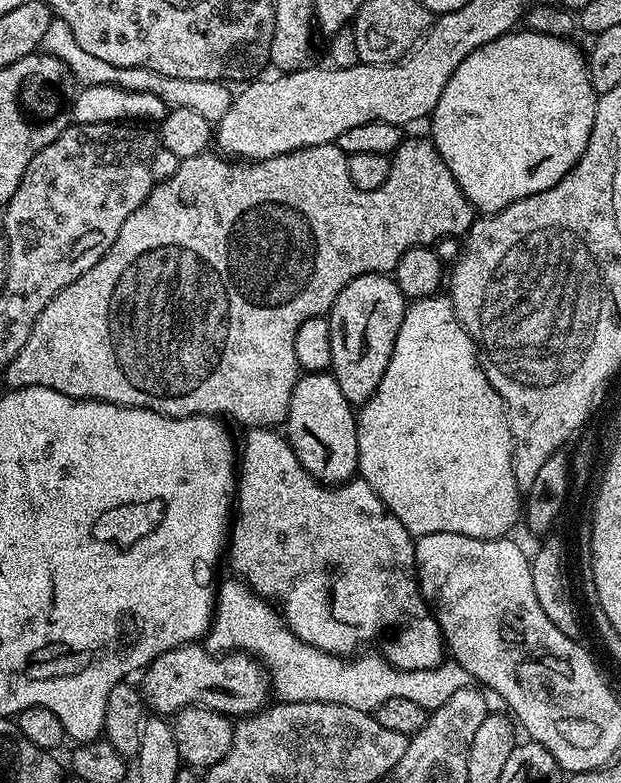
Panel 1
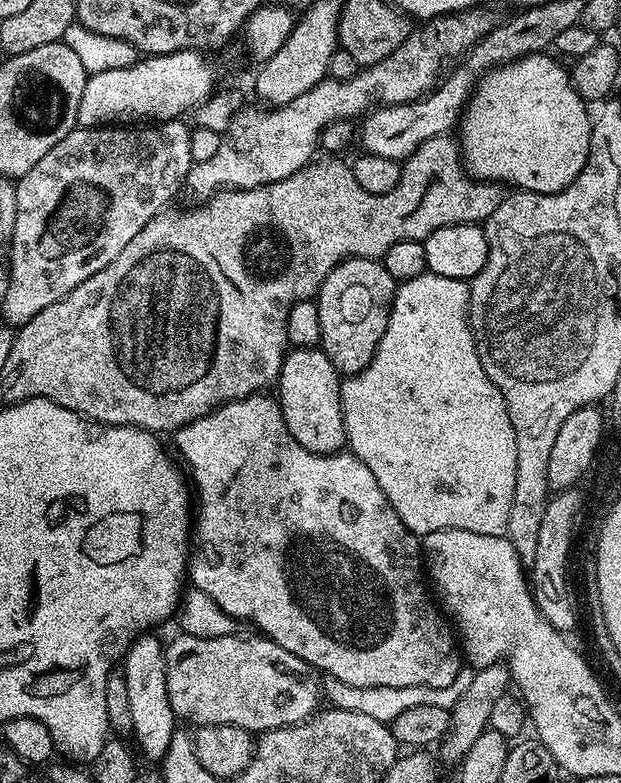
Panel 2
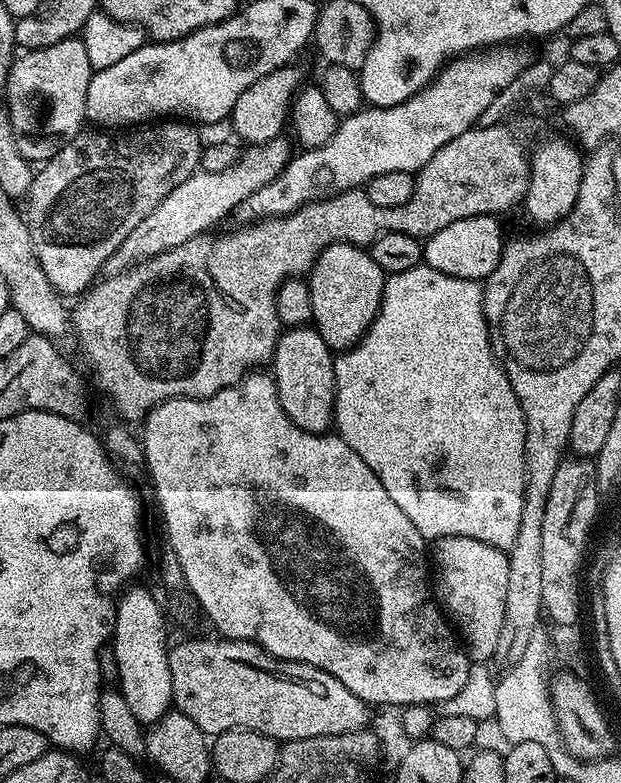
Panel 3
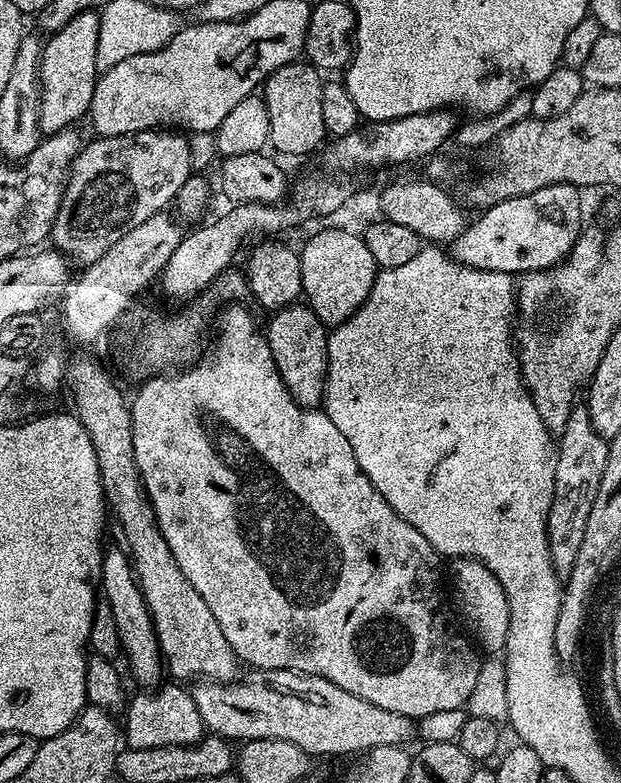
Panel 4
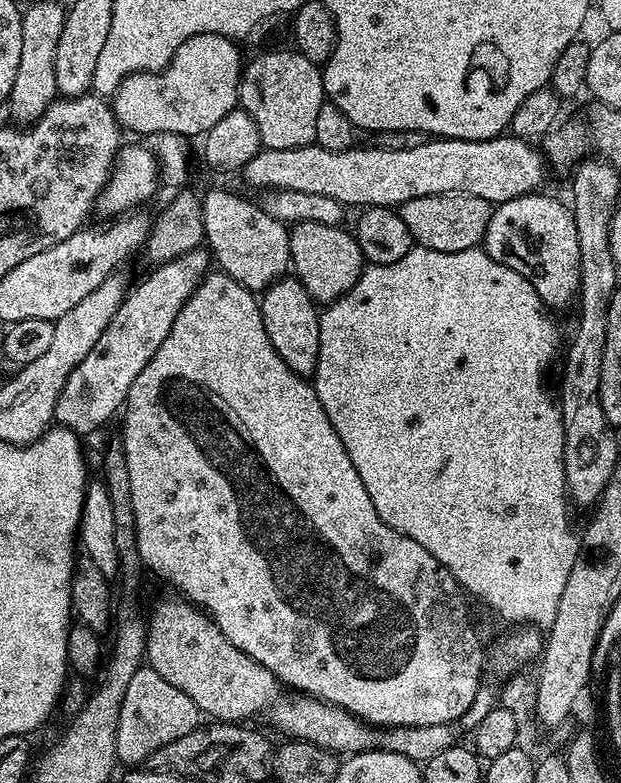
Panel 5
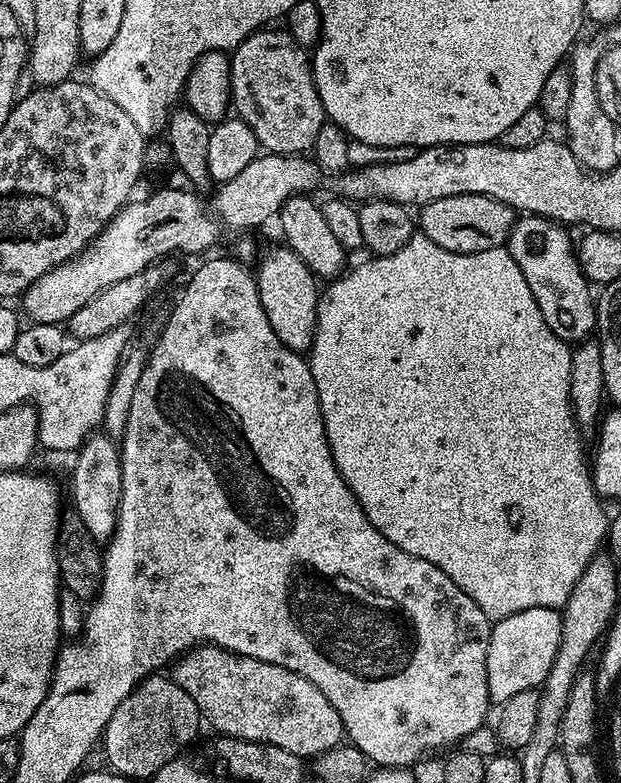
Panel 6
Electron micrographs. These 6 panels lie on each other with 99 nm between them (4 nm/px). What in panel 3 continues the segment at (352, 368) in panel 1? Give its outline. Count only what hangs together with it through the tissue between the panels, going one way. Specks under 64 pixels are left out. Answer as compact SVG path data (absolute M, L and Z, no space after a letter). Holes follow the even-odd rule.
M331 244L326 246L326 250L322 250L312 271L307 273L306 283L310 290L311 323L322 342L326 342L326 346L333 353L339 354L354 347L368 333L368 327L374 322L376 311L380 309L385 279L386 274L378 266L378 262L374 262L371 251L363 247L354 244Z

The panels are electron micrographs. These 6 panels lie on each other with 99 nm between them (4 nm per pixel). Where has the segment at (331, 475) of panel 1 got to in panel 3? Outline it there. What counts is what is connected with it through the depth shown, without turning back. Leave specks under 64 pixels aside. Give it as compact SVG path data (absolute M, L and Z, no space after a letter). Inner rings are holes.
M305 326L302 328L290 328L280 333L280 340L272 351L270 361L270 375L276 382L276 393L278 402L282 402L282 410L298 426L307 432L327 433L334 424L334 413L336 410L336 383L334 382L334 353L332 349L322 342L320 335L316 333L315 327Z

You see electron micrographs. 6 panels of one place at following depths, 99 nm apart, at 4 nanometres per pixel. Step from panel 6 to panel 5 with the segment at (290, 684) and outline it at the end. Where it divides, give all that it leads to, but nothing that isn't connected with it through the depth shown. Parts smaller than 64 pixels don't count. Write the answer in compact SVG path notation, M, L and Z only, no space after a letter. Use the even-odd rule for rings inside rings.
M183 598L164 600L152 614L150 612L147 626L145 657L149 667L169 682L170 686L175 686L182 693L189 695L190 700L198 706L203 715L210 715L211 719L220 722L248 722L251 721L248 720L251 716L266 711L268 707L271 709L281 699L282 685L275 674L266 670L262 662L254 662L250 654L238 650L238 646L234 646L234 642L230 642L230 638L222 634L205 609Z

